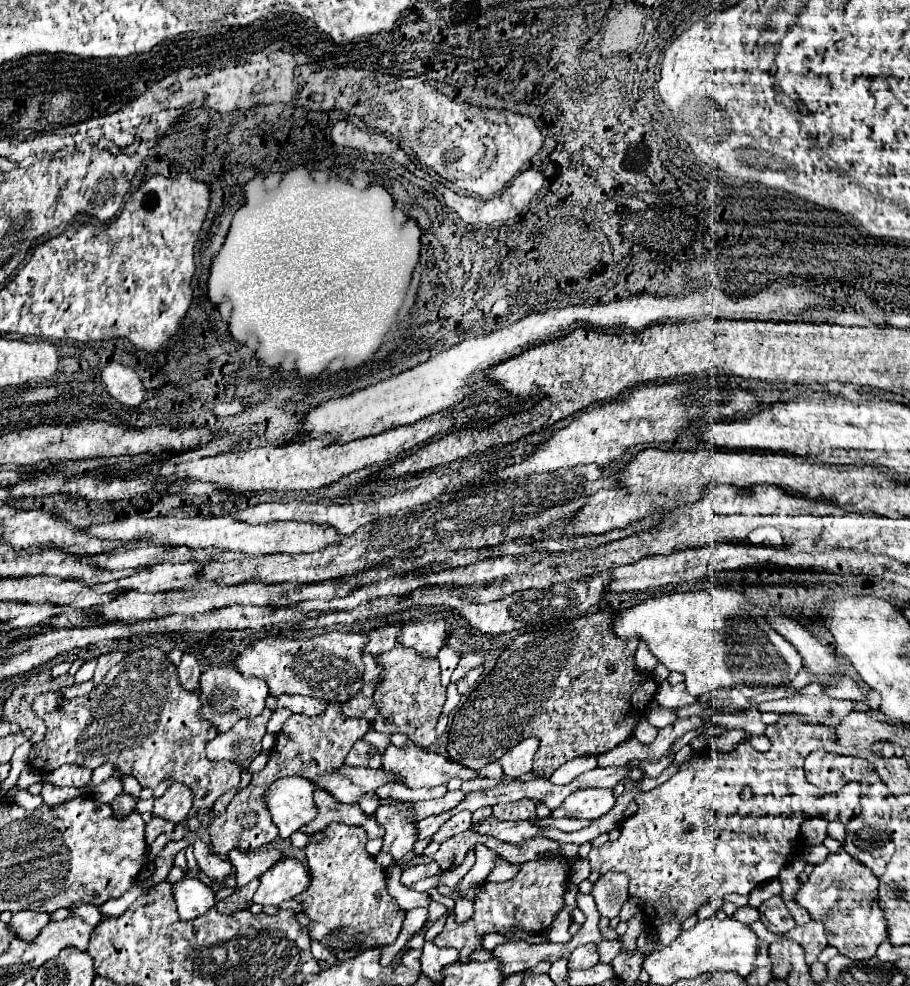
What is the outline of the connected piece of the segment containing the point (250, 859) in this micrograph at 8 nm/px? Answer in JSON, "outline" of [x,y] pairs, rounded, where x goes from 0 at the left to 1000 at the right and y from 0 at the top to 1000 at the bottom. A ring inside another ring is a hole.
{"outline":[[[257,861],[257,865],[253,865],[253,875],[257,879],[259,896],[262,898],[270,898],[277,891],[284,891],[308,869],[310,869],[310,865],[303,863],[303,861],[284,861],[279,865],[264,865],[262,861]]]}

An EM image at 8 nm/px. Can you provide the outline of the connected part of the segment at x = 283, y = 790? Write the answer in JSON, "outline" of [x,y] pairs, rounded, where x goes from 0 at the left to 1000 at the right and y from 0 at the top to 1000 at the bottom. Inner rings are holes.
{"outline":[[[312,788],[295,798],[288,806],[292,820],[308,843],[310,851],[316,851],[332,837],[347,829],[347,816],[343,810],[345,796],[332,788]]]}

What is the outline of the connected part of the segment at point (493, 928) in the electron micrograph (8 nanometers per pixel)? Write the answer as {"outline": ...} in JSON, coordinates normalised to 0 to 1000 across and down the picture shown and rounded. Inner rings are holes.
{"outline":[[[611,867],[602,871],[580,873],[571,877],[571,885],[556,896],[534,896],[521,914],[521,930],[512,936],[501,936],[499,928],[492,930],[488,944],[477,952],[481,960],[499,960],[505,967],[505,975],[516,975],[521,962],[530,962],[527,950],[536,946],[554,946],[565,938],[574,938],[580,946],[596,946],[604,940],[609,930],[620,920],[620,906],[624,898],[626,875],[622,869]]]}

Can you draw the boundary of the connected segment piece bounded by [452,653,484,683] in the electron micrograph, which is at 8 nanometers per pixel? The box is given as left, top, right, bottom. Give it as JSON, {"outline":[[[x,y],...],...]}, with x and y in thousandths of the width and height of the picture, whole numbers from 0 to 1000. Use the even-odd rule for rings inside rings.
{"outline":[[[512,662],[512,664],[508,664],[508,666],[505,666],[505,672],[503,672],[503,676],[501,676],[501,681],[497,683],[497,691],[499,691],[499,693],[505,691],[508,685],[512,685],[519,676],[525,676],[527,672],[532,672],[532,668],[530,668],[527,664],[523,664],[523,662]]]}

